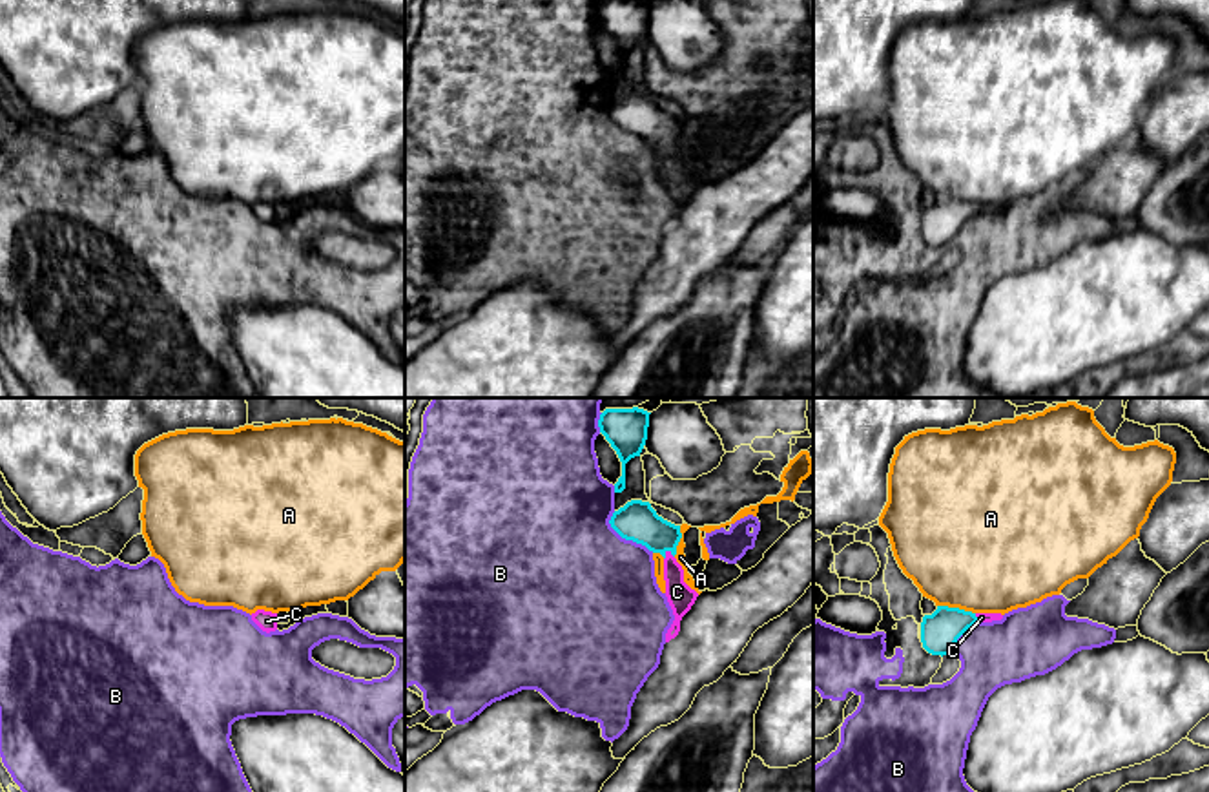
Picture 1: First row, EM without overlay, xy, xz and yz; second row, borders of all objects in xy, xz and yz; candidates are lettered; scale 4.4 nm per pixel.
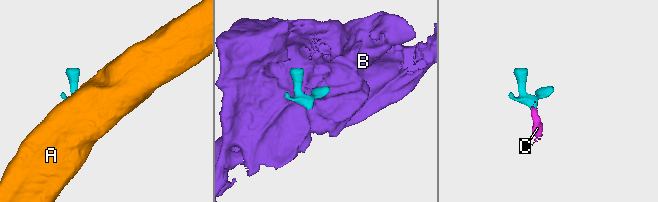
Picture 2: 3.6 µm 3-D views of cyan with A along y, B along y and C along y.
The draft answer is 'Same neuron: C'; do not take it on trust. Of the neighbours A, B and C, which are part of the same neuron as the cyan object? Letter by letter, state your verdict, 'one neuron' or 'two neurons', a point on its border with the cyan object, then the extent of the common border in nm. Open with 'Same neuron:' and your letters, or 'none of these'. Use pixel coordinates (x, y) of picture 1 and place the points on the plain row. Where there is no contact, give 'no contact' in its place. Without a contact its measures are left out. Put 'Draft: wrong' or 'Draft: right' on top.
Draft: right
Same neuron: C
A: two neurons | yz (956, 199) | 170 nm
B: two neurons | xz (626, 130) | 260 nm
C: one neuron | xz (671, 145) | 50 nm

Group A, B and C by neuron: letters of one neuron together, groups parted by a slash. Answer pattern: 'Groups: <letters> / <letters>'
Groups: A / B / C

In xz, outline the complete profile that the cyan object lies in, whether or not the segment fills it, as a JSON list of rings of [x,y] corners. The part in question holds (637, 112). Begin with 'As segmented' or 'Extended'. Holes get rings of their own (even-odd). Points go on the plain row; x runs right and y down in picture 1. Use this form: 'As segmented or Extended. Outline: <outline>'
Extended. Outline: [[[631,91],[613,104],[611,119],[625,131],[646,137],[664,148],[666,188],[673,201],[675,212],[666,224],[666,234],[680,223],[682,208],[691,201],[698,184],[684,173],[684,161],[677,153],[677,137],[682,130],[680,117],[675,117],[651,99],[649,93]]]

